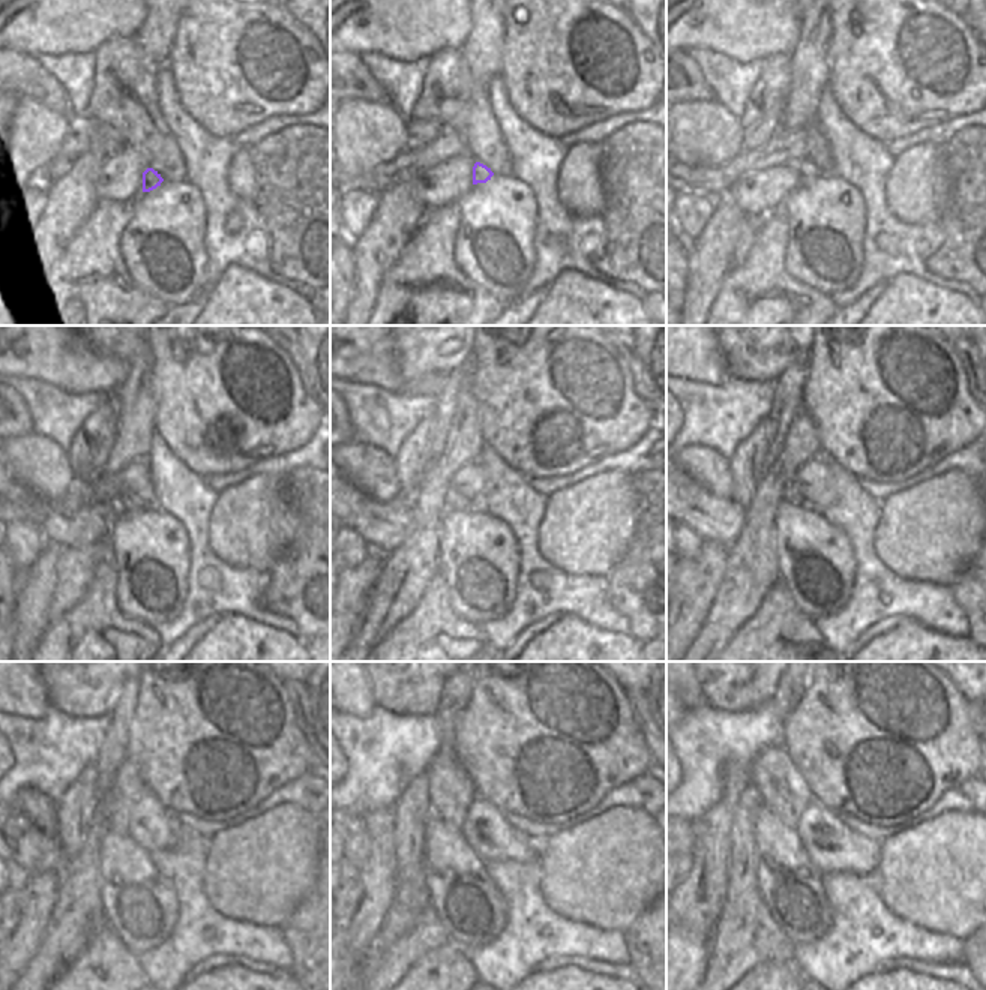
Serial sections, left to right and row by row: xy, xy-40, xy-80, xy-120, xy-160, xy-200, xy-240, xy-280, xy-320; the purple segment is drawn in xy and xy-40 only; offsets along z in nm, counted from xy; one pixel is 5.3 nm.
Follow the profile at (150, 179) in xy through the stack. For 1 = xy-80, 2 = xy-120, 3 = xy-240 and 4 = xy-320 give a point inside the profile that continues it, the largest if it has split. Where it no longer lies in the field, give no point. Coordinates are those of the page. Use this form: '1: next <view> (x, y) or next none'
1: next xy-80 (806, 168)
2: next xy-120 (120, 503)
3: next xy-240 (116, 807)
4: next xy-320 (782, 788)

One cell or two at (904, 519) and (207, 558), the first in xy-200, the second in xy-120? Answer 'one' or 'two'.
two

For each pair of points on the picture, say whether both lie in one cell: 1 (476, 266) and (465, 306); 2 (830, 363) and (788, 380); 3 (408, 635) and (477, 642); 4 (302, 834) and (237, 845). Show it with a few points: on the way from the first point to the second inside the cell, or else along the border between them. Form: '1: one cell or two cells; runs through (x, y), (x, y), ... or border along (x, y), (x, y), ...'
1: two cells; border along (455, 248), (452, 254), (455, 264), (500, 300)
2: two cells; border along (808, 354), (802, 407)
3: one cell; runs through (425, 642), (461, 642)
4: one cell; runs through (285, 840), (281, 845), (254, 845)

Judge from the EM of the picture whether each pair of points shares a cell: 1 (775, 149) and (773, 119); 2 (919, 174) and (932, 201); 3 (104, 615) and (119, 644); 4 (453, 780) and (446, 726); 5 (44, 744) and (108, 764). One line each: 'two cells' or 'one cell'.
1: two cells
2: one cell
3: one cell
4: two cells
5: two cells

